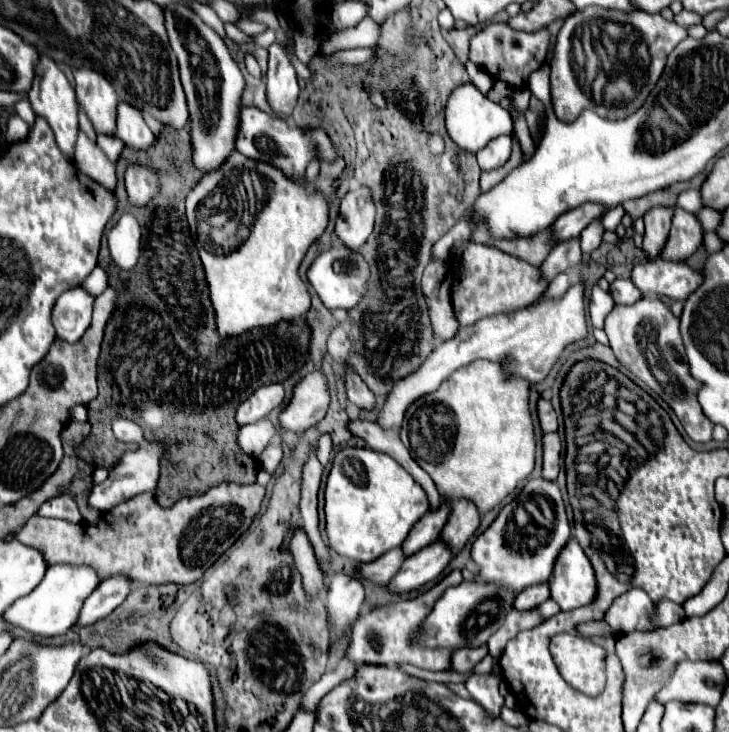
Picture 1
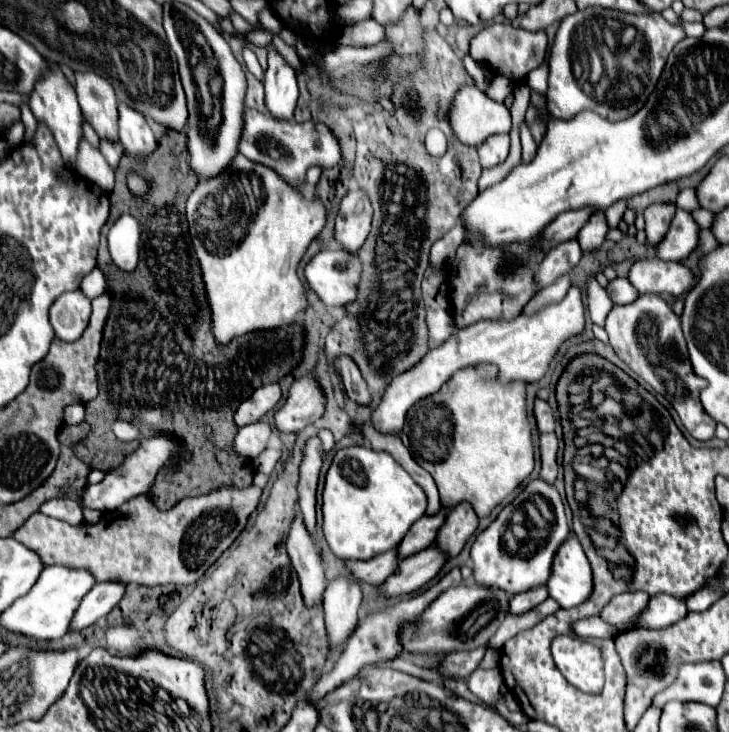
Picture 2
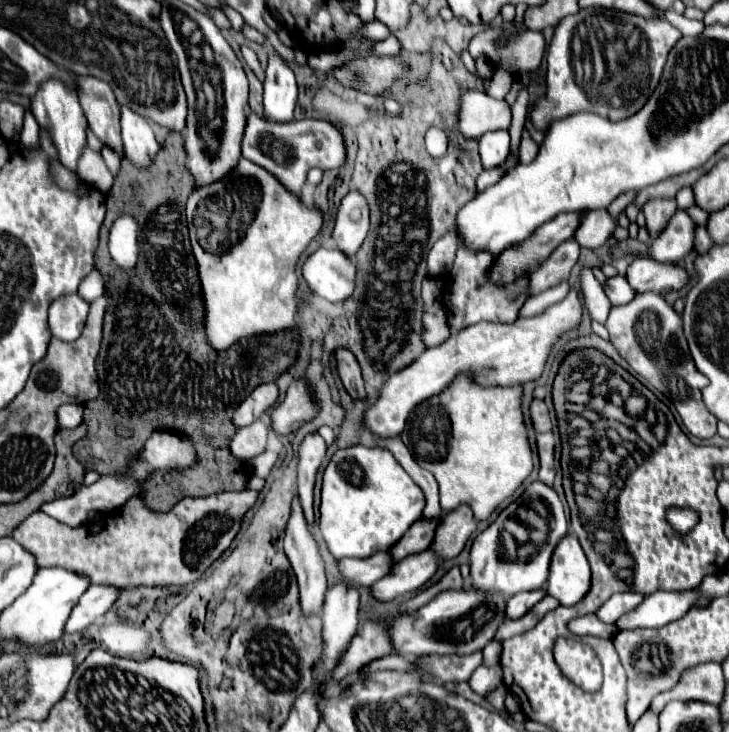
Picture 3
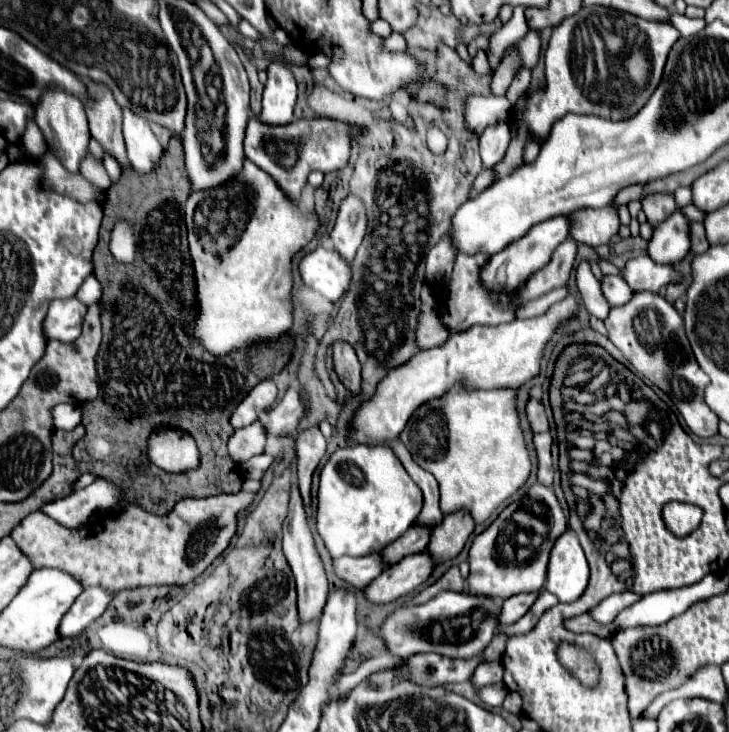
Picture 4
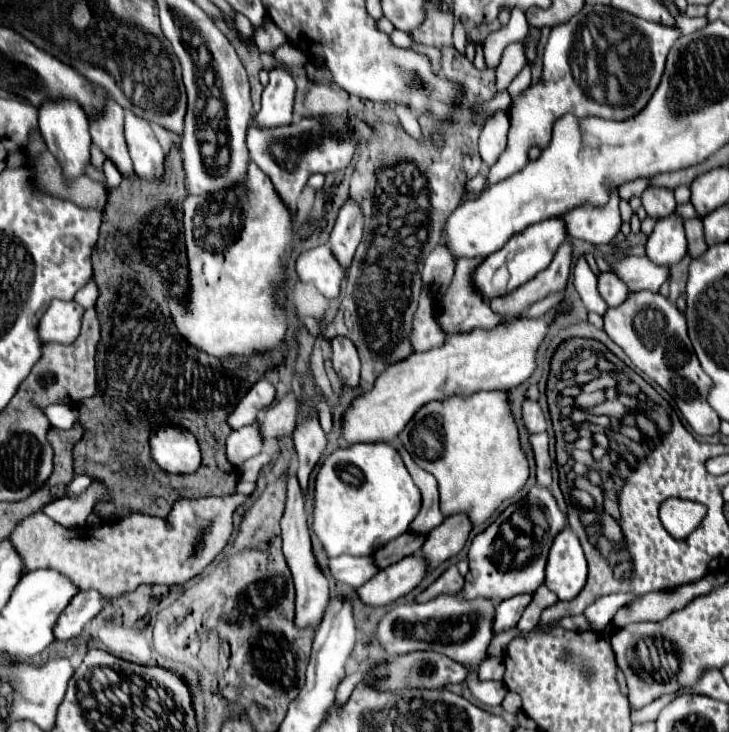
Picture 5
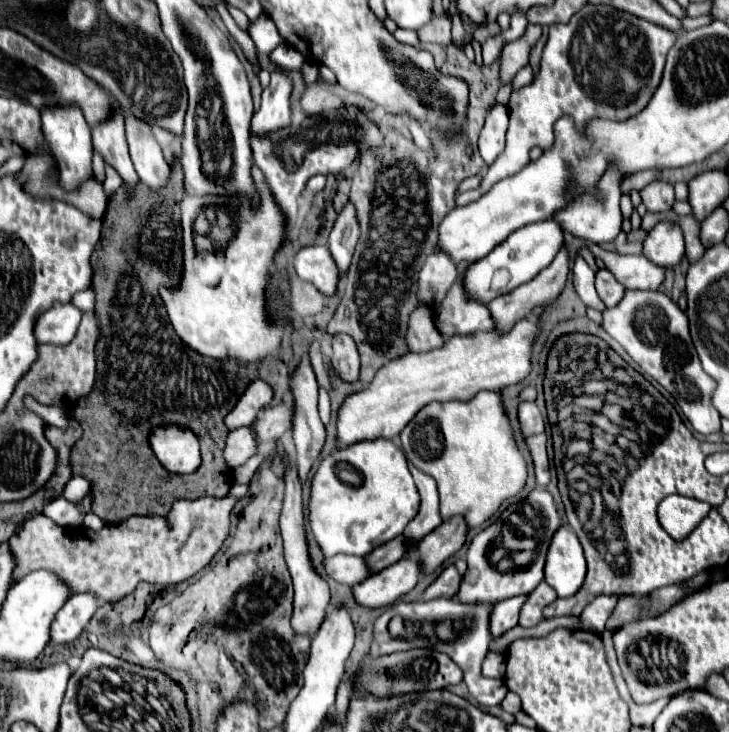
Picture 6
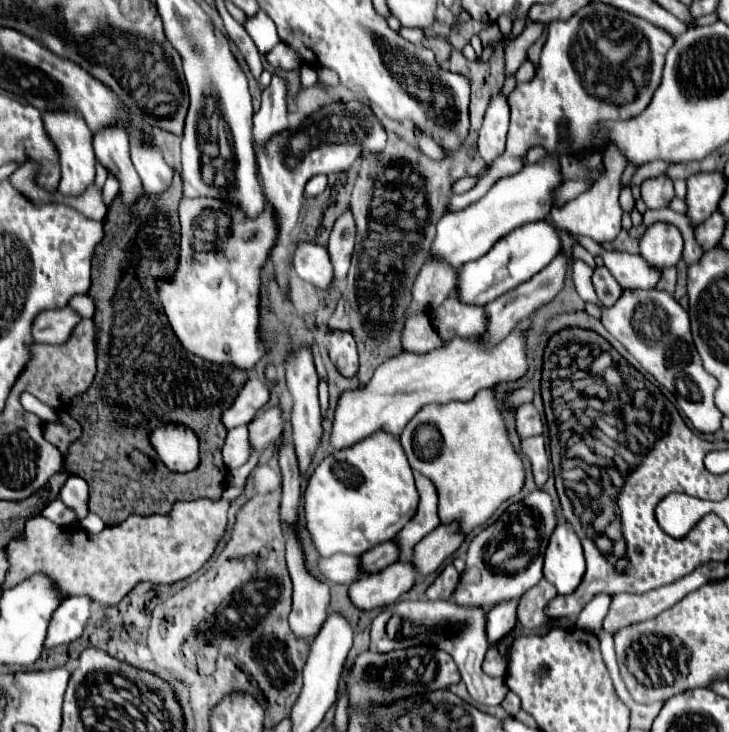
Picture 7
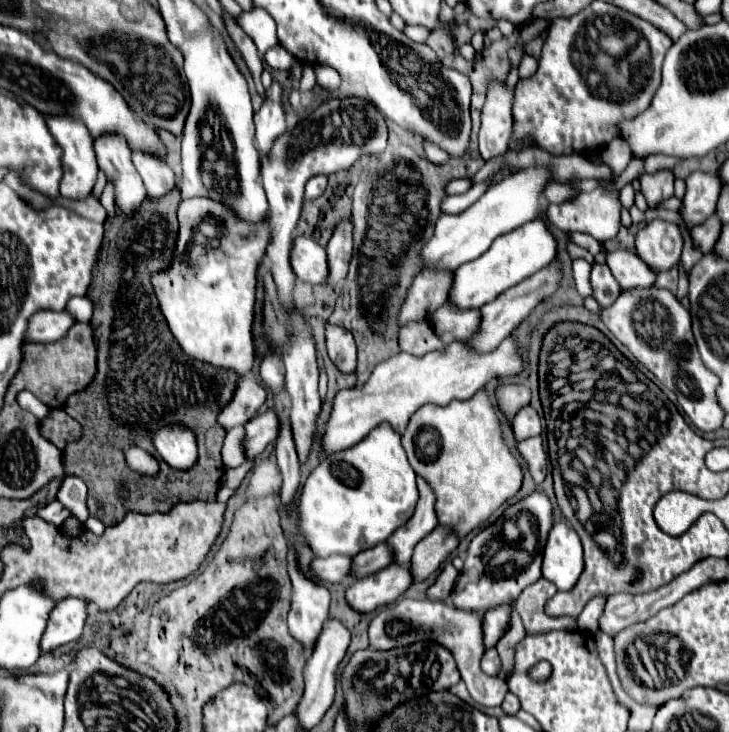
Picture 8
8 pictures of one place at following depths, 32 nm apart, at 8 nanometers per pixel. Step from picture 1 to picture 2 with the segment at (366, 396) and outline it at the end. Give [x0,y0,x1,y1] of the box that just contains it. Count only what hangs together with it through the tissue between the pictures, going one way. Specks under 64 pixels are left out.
[338,356,372,406]

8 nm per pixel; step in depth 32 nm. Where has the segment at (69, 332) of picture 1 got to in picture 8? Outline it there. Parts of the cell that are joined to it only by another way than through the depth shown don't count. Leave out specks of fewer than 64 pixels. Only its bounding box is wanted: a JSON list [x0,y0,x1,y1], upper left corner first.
[26,310,76,342]

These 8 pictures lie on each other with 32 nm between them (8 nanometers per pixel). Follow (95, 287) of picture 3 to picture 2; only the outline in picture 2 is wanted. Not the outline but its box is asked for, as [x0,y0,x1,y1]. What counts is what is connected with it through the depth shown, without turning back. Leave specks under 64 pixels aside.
[80,268,106,298]

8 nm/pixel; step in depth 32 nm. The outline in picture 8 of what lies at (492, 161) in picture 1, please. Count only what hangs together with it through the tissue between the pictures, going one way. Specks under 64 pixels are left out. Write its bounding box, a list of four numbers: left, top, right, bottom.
[480,82,512,162]

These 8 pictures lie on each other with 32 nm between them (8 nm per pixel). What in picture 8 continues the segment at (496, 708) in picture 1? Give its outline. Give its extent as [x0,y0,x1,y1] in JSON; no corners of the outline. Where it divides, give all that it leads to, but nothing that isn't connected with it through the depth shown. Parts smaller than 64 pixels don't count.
[482,648,502,676]

